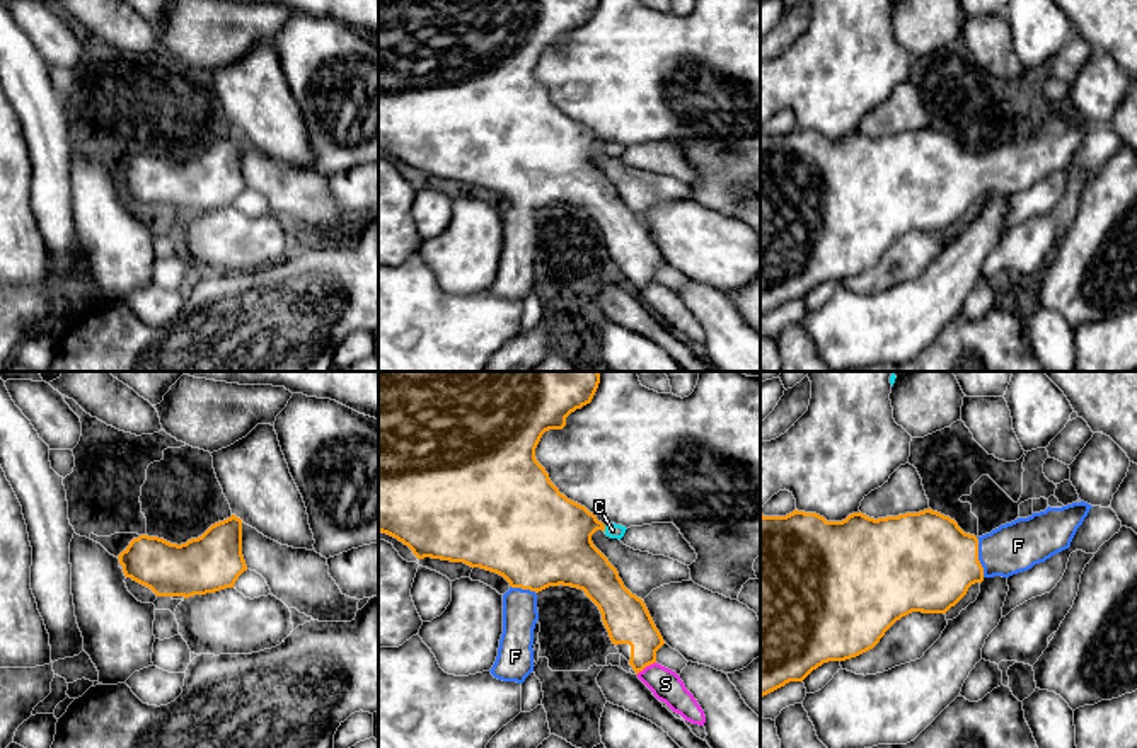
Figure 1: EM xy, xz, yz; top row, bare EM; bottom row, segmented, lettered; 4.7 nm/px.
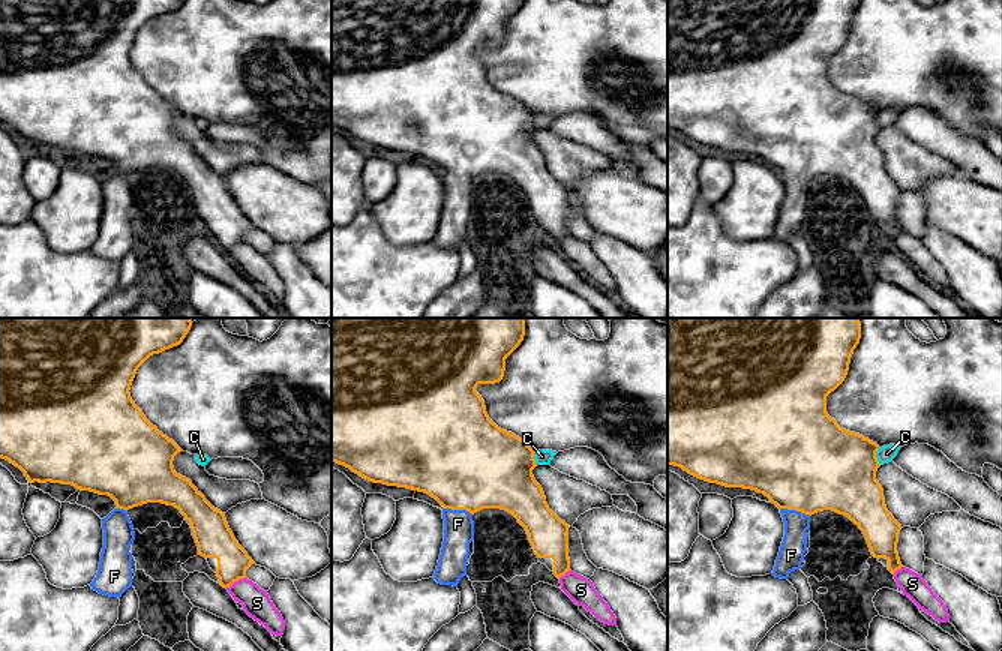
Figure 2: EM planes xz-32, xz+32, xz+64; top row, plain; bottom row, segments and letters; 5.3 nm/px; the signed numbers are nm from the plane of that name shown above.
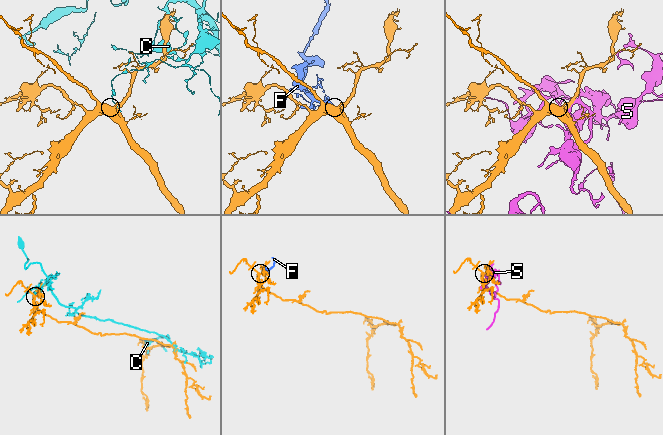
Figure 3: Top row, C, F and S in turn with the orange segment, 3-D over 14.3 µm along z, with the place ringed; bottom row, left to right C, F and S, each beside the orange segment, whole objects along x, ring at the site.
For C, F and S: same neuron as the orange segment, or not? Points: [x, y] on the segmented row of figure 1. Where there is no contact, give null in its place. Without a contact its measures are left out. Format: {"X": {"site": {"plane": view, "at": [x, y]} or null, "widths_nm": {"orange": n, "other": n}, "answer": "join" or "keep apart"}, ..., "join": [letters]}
{"C": {"site": {"plane": "xz", "at": [604, 529]}, "widths_nm": {"orange": 380, "other": 70}, "answer": "keep apart"}, "F": {"site": {"plane": "yz", "at": [977, 558]}, "widths_nm": {"orange": 460, "other": 240}, "answer": "join"}, "S": {"site": {"plane": "xz", "at": [645, 667]}, "widths_nm": {"orange": 220, "other": 140}, "answer": "keep apart"}, "join": ["F"]}

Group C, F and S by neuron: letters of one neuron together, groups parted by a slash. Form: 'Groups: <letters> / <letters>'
Groups: C / F / S

